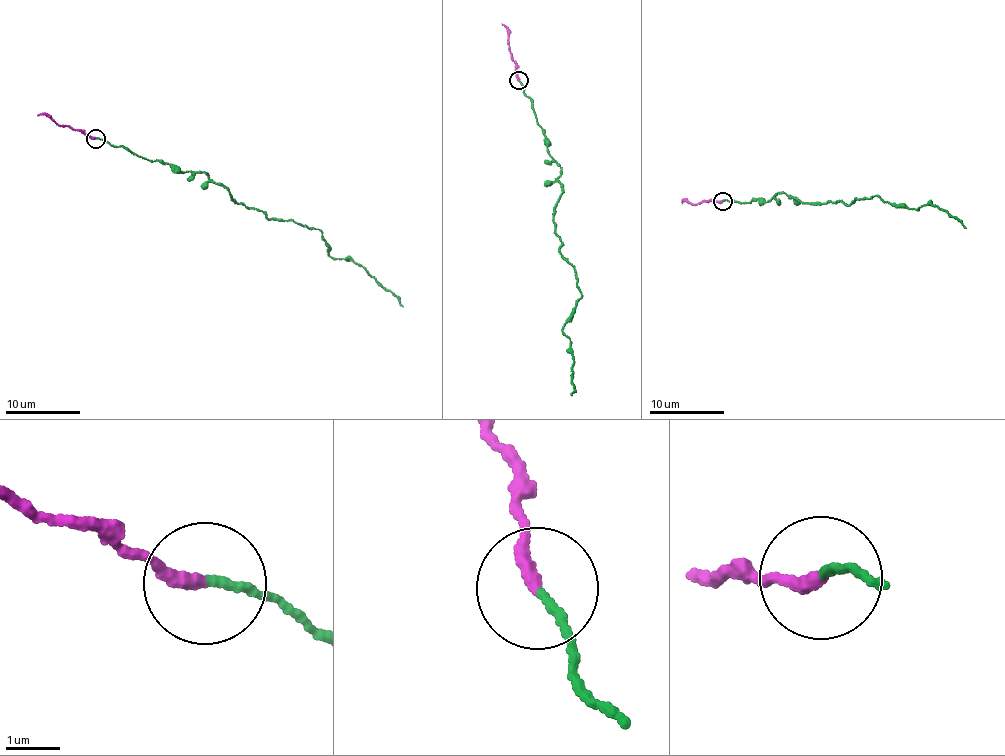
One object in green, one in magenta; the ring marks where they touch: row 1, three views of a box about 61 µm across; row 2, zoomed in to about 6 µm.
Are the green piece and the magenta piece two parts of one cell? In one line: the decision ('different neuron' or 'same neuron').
different neuron

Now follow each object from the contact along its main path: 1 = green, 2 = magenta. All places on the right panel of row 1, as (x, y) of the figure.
1: (723, 201), (765, 201), (778, 192), (800, 200), (851, 204), (876, 195), (916, 209), (940, 207), (966, 228)
2: (723, 201), (682, 203)

